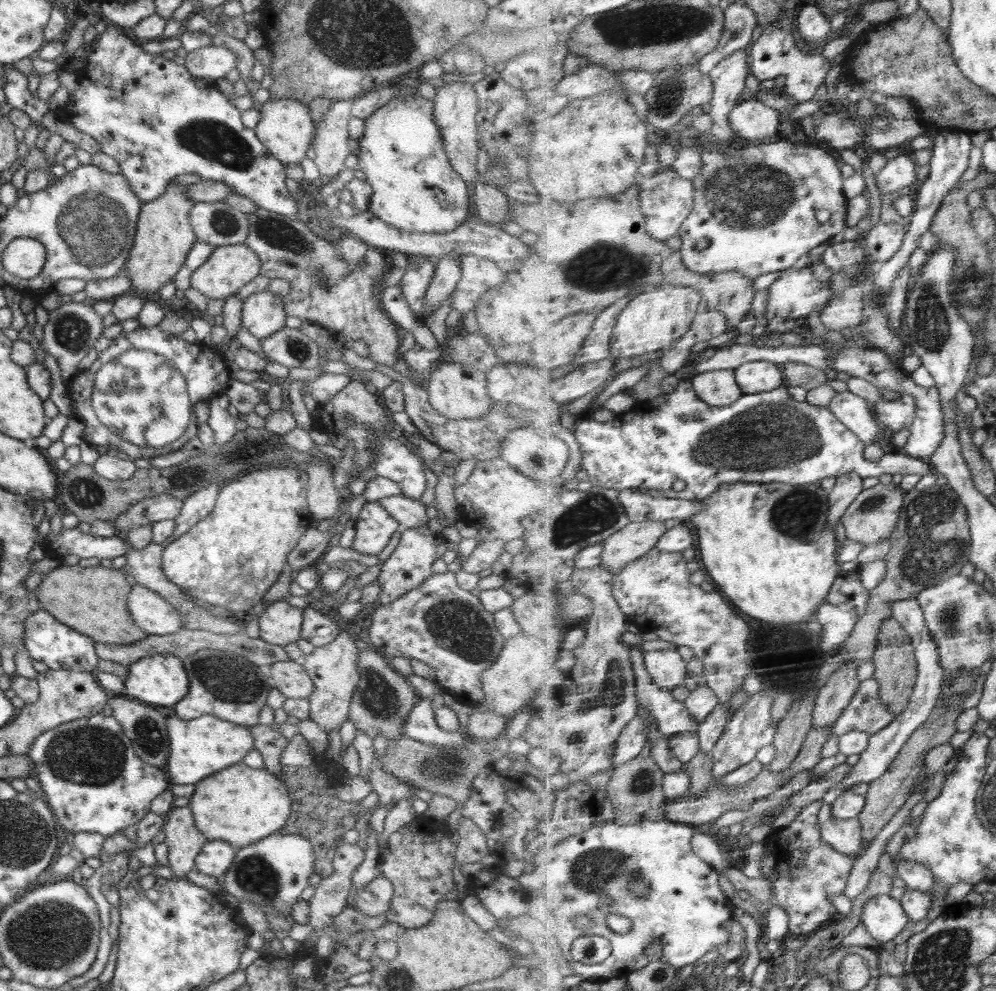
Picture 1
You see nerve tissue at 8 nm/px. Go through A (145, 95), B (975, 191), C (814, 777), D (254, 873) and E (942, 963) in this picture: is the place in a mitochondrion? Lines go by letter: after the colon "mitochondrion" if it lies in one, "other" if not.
A: other
B: other
C: other
D: mitochondrion
E: mitochondrion

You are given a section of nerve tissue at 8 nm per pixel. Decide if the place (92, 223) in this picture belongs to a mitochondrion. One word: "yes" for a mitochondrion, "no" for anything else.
yes

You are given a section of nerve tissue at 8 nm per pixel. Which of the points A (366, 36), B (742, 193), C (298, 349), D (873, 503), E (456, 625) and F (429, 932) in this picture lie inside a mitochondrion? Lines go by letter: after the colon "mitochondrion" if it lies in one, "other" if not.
A: mitochondrion
B: mitochondrion
C: mitochondrion
D: mitochondrion
E: mitochondrion
F: other

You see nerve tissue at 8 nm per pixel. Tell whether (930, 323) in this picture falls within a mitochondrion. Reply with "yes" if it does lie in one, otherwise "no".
yes

